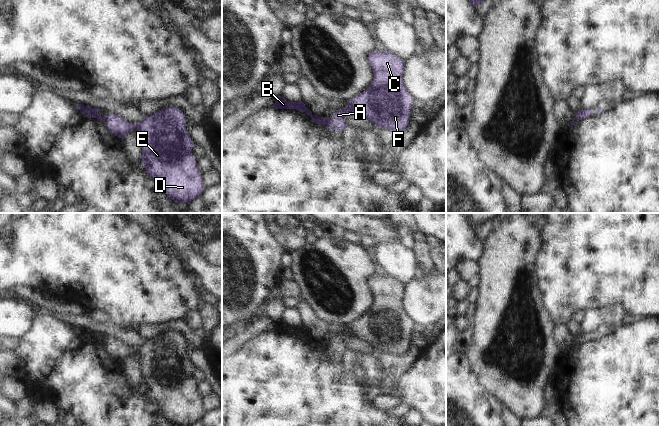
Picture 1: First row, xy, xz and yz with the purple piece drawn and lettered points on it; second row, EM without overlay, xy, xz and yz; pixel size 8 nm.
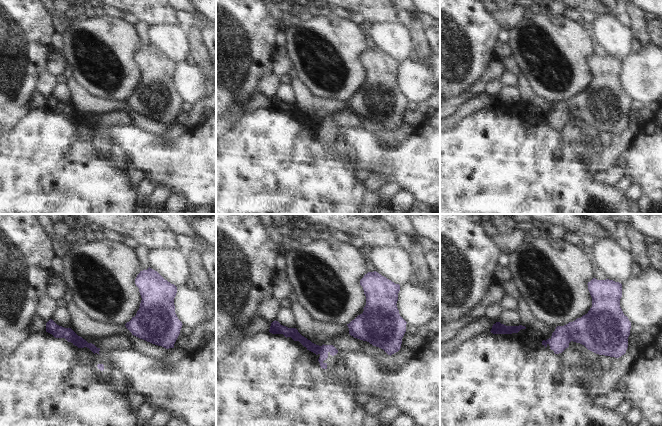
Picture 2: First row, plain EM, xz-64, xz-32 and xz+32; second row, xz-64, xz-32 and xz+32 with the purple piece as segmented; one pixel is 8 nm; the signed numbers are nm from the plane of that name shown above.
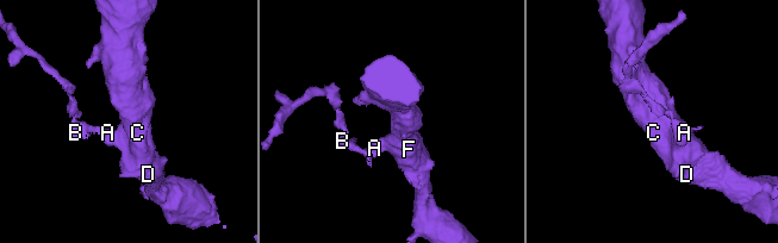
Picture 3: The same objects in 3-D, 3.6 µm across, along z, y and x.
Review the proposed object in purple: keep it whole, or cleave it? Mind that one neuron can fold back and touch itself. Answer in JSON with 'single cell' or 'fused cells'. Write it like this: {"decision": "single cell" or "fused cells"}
{"decision": "fused cells"}

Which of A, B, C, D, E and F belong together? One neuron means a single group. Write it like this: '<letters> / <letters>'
A C D E F / B

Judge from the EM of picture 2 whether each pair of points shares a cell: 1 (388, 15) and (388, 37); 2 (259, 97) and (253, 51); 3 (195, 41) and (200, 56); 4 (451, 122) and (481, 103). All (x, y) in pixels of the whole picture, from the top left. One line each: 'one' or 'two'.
1: two
2: two
3: one
4: one

